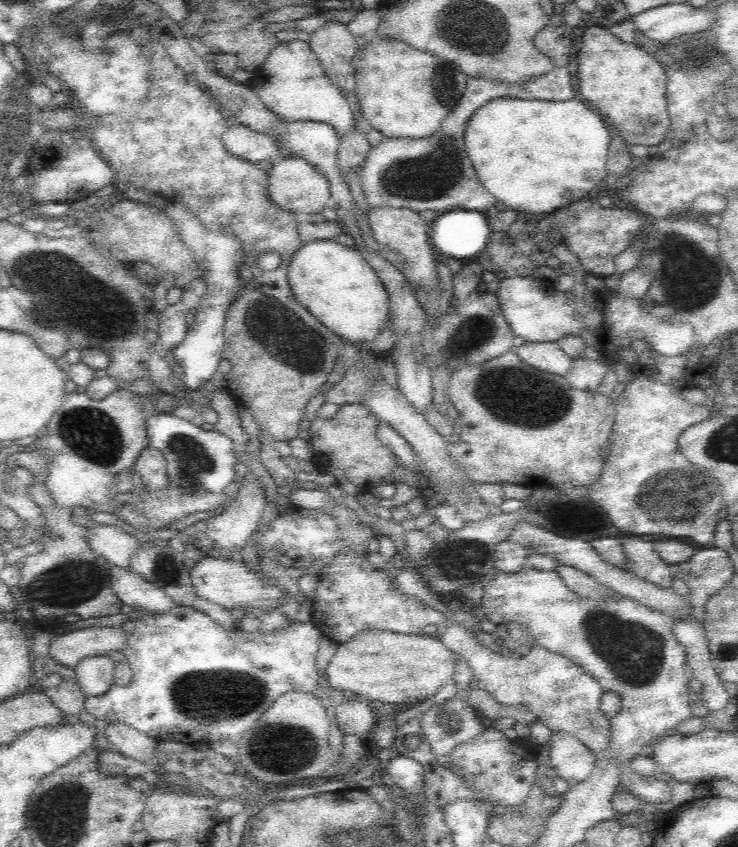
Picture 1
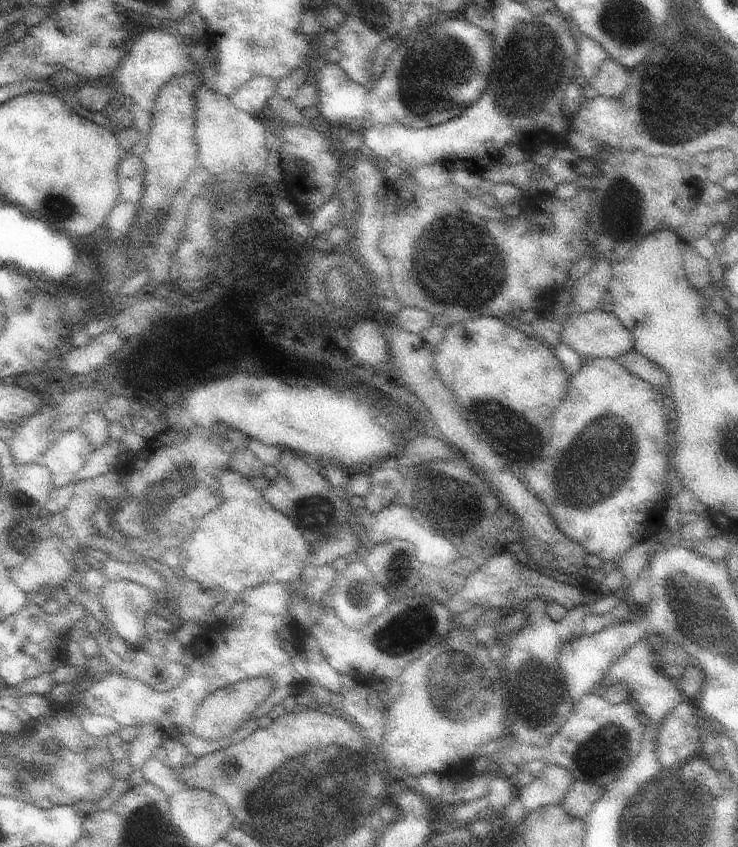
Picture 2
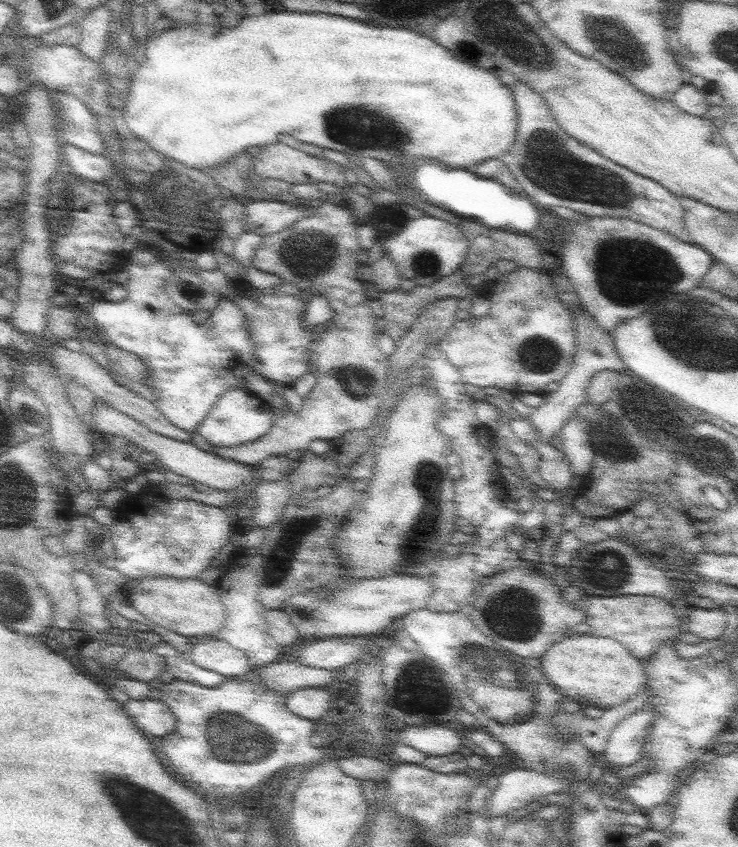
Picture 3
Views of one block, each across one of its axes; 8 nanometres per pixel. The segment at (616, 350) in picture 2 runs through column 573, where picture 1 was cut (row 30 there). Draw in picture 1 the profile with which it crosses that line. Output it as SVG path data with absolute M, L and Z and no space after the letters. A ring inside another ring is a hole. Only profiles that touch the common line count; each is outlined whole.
M326 22L310 36L310 48L322 64L330 80L342 88L342 94L354 100L356 70L354 54L360 48L360 40L342 22Z

